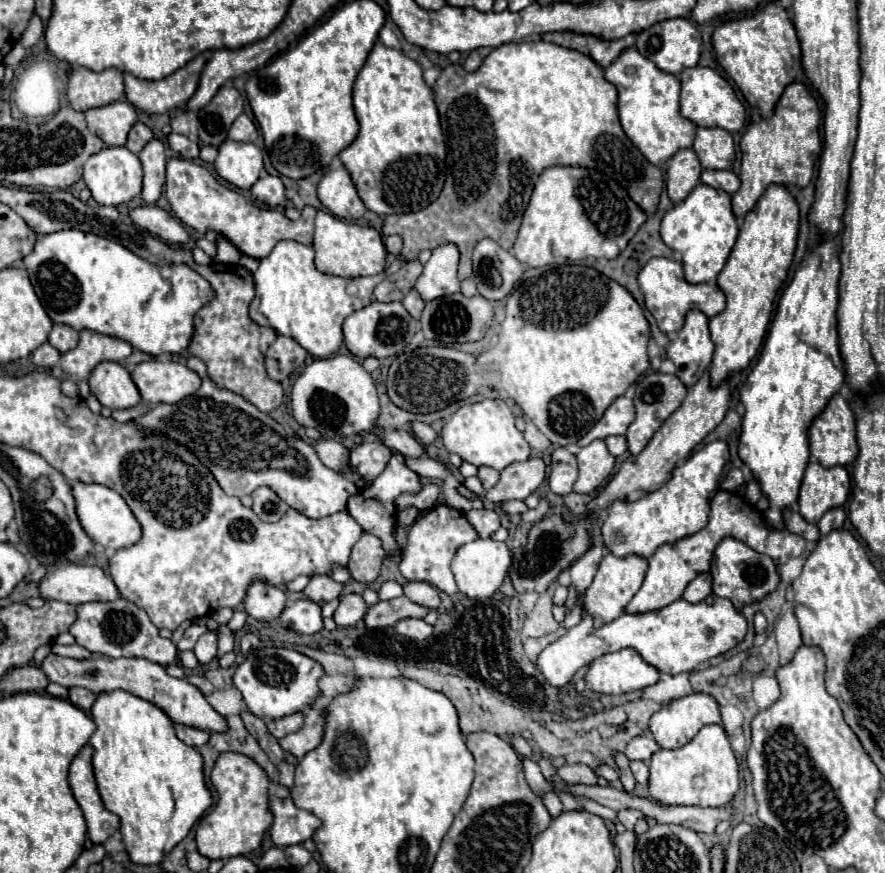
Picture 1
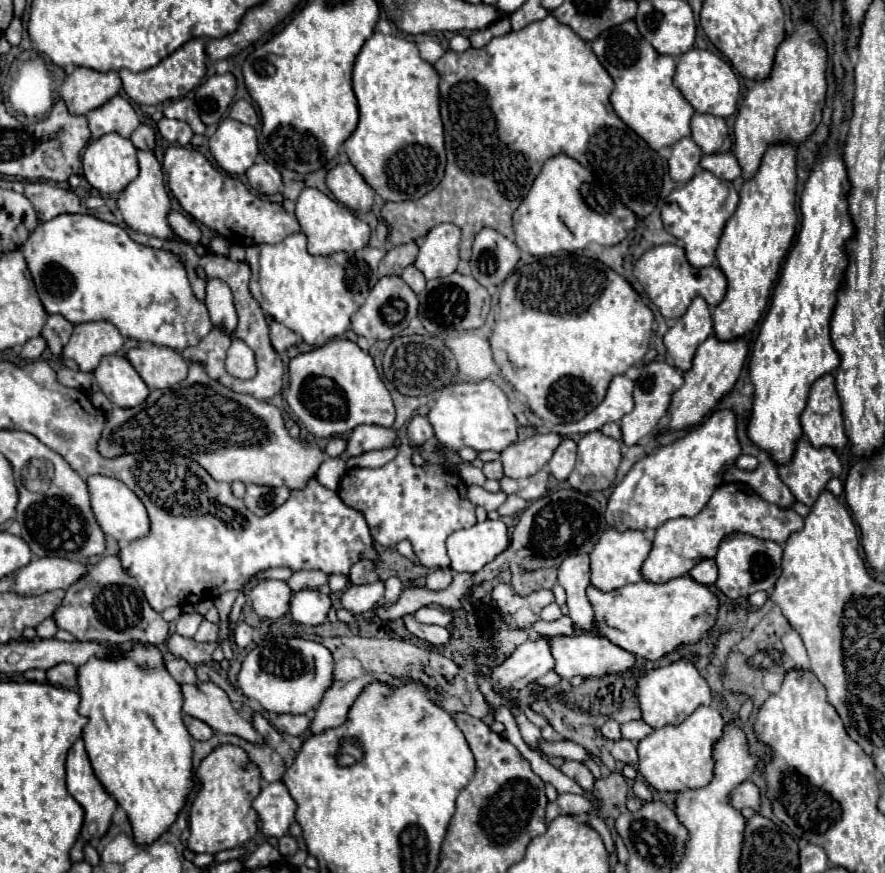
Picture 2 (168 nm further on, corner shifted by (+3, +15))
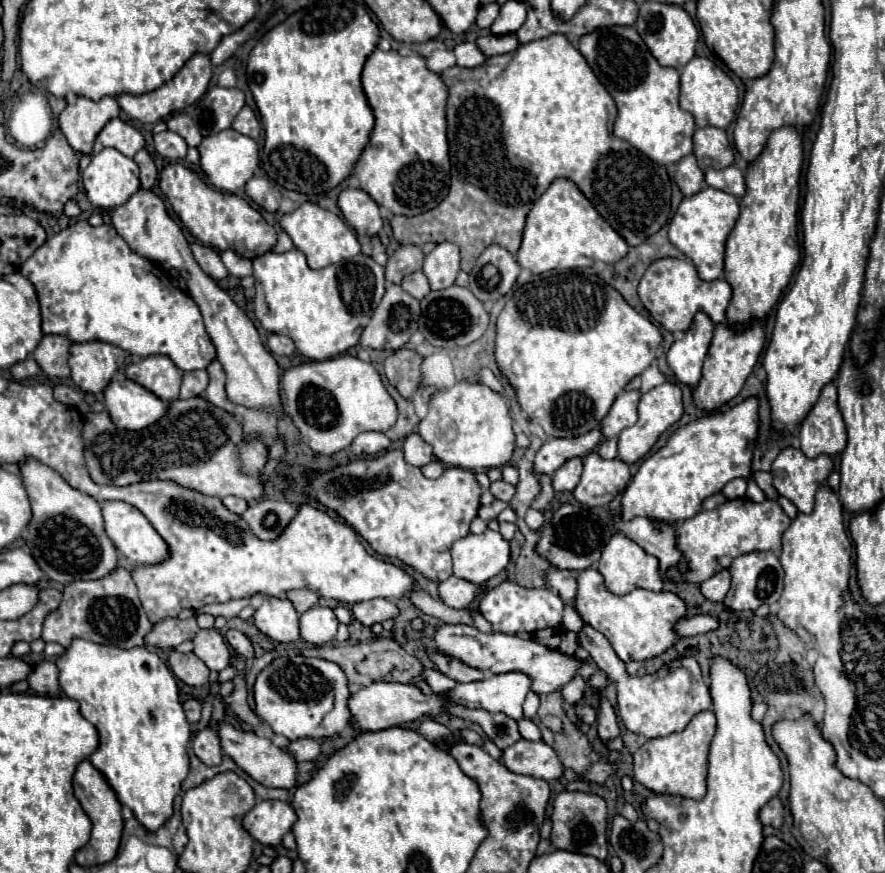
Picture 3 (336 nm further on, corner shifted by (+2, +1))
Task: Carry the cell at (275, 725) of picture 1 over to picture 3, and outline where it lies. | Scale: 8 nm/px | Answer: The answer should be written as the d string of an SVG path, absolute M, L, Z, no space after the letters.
M297 739L287 745L287 751L297 761L315 761L319 757L319 743L315 739Z

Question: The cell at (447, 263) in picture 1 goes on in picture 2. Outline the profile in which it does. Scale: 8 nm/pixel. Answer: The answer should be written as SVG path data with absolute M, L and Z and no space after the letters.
M452 223L436 225L432 231L428 231L414 265L424 273L426 279L448 277L448 273L456 271L456 265L460 261L458 245L460 245L460 229L456 225Z

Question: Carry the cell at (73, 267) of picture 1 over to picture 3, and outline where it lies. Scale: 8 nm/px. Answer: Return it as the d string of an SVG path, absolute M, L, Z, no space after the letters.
M77 221L47 239L19 267L19 271L35 285L41 305L43 333L63 335L73 343L105 341L139 357L167 355L181 371L205 369L215 357L215 347L209 341L197 303L187 293L175 289L159 265L133 253L113 225L103 223L93 227L87 221Z

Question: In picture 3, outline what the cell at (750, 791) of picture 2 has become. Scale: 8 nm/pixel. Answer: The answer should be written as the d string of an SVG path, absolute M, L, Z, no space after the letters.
M773 797L769 803L765 803L765 807L761 807L759 821L763 825L779 827L783 823L783 803L777 797Z

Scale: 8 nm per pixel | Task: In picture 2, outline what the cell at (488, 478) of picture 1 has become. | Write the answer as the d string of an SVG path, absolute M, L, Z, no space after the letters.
M490 461L490 463L486 463L484 465L484 475L488 477L488 479L502 479L504 477L504 473L502 473L502 463L500 461Z

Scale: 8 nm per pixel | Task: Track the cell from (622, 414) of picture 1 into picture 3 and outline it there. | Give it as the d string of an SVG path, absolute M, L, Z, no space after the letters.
M621 391L611 405L611 411L601 419L599 429L605 439L617 437L625 427L637 423L637 403L641 393L639 391Z

